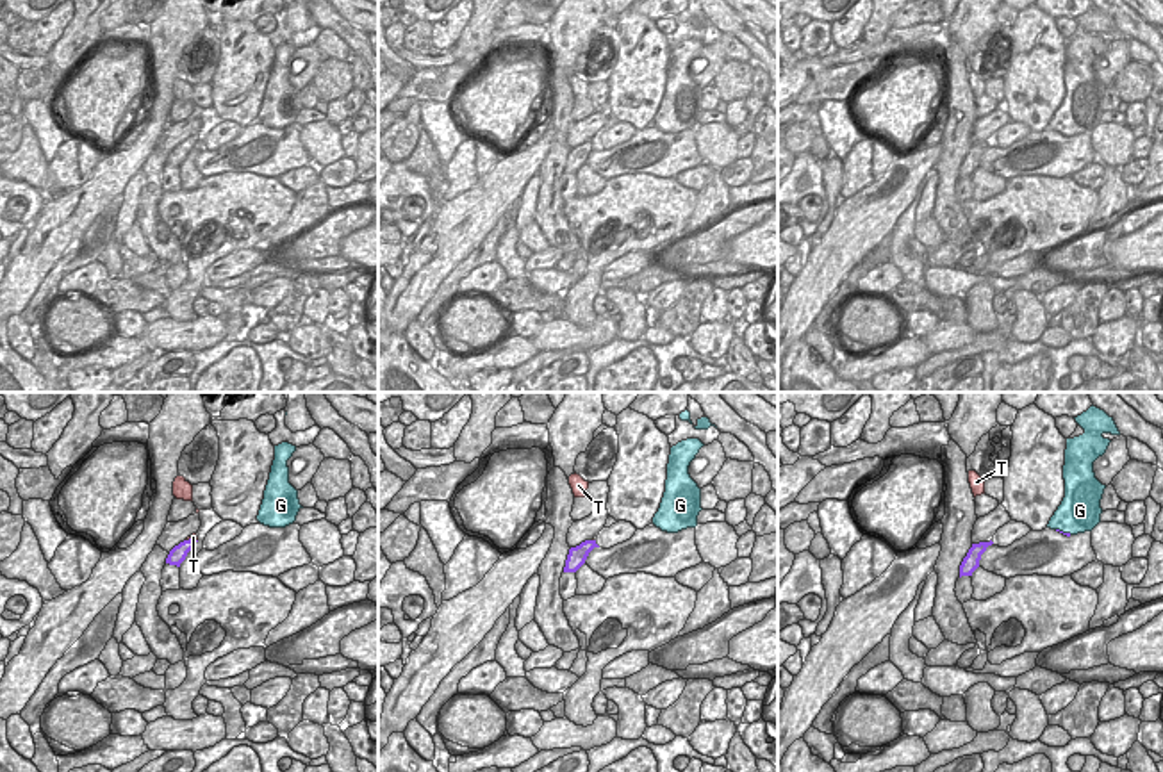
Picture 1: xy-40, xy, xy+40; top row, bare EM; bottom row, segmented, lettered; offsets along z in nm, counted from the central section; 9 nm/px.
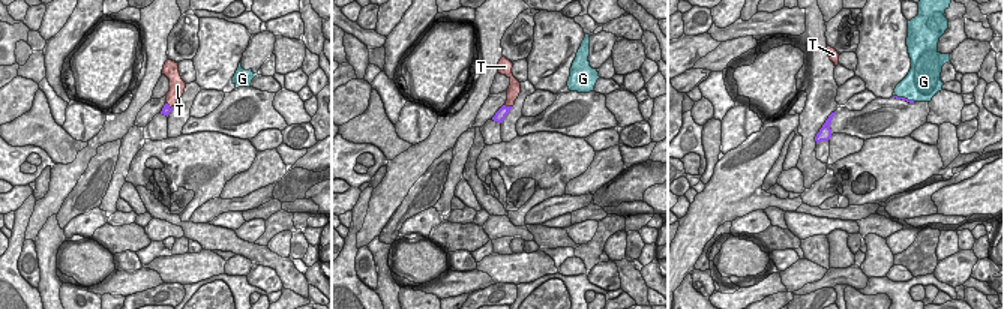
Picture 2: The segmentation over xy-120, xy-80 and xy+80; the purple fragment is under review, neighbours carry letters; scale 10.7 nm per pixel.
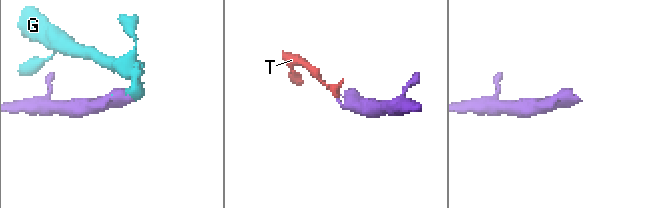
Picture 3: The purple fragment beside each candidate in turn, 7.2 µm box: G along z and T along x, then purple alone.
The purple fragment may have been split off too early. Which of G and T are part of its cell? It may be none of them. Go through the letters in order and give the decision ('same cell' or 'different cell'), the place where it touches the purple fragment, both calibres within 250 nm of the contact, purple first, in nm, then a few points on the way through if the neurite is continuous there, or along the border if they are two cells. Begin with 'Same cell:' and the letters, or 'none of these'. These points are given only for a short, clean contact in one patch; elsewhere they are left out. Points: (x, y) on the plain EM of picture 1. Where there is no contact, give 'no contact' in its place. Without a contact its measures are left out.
Same cell: none of these
G: different cell | xy+40 (1062, 132) | 30/380 nm
T: different cell | xy-40 (189, 139) | 160/60 nm | along xy-40 (197, 139), (186, 141)

